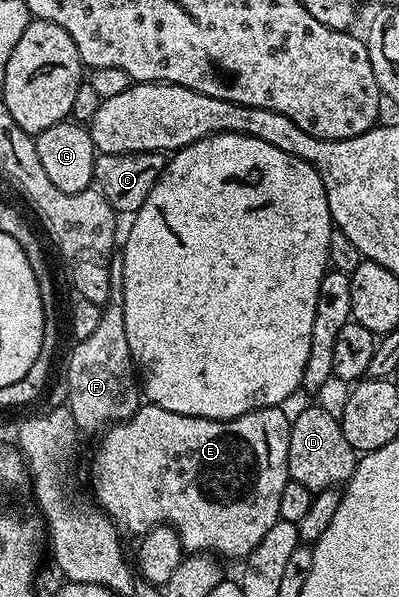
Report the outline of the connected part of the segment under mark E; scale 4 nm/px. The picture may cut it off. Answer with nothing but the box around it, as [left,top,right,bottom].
[89,403,291,559]

